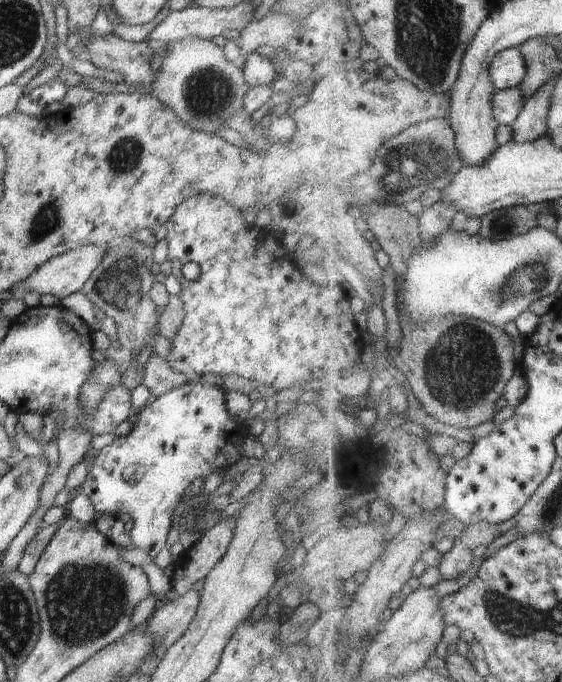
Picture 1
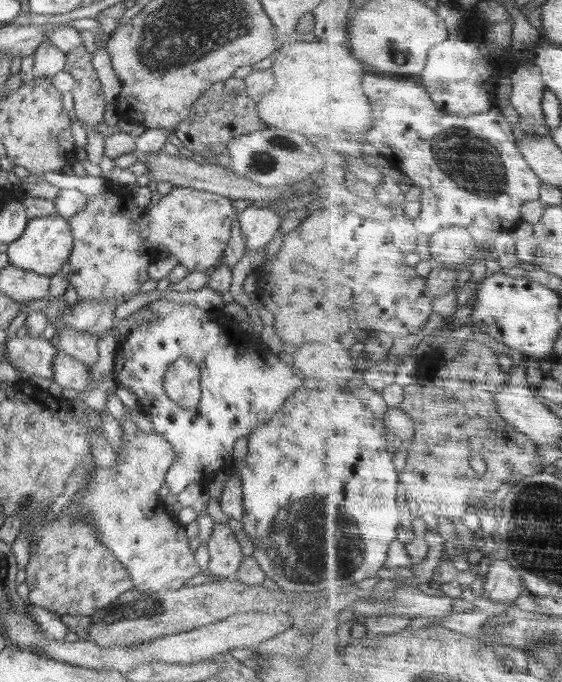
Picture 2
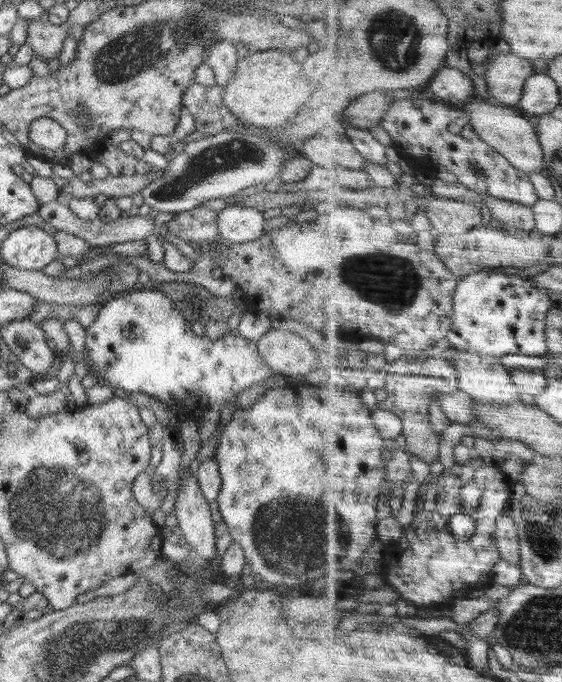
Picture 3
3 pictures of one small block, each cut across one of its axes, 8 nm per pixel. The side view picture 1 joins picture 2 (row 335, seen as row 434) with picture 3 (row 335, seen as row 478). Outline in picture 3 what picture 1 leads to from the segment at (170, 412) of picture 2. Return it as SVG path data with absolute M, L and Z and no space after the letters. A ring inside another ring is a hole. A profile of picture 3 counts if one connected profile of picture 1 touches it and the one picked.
M142 286L135 290L128 290L125 294L120 294L120 296L114 296L109 300L102 302L102 308L100 312L96 315L96 320L92 321L85 328L86 338L85 338L85 348L90 353L90 362L88 362L88 372L94 376L95 383L107 384L112 388L121 388L128 393L143 393L150 395L164 402L169 408L174 408L178 413L183 413L184 420L182 420L181 426L186 421L194 421L195 424L199 424L202 418L202 412L211 406L218 406L219 409L224 407L230 408L230 402L236 400L236 396L243 392L246 388L252 387L254 384L259 384L268 388L268 382L271 381L276 375L264 361L258 353L257 344L255 341L242 338L238 334L231 337L226 335L220 337L220 339L210 340L207 339L205 335L197 336L194 335L192 331L192 325L185 322L185 318L182 313L174 306L174 303L162 292L154 290L151 286ZM186 398L194 398L194 406L186 407L184 400Z

